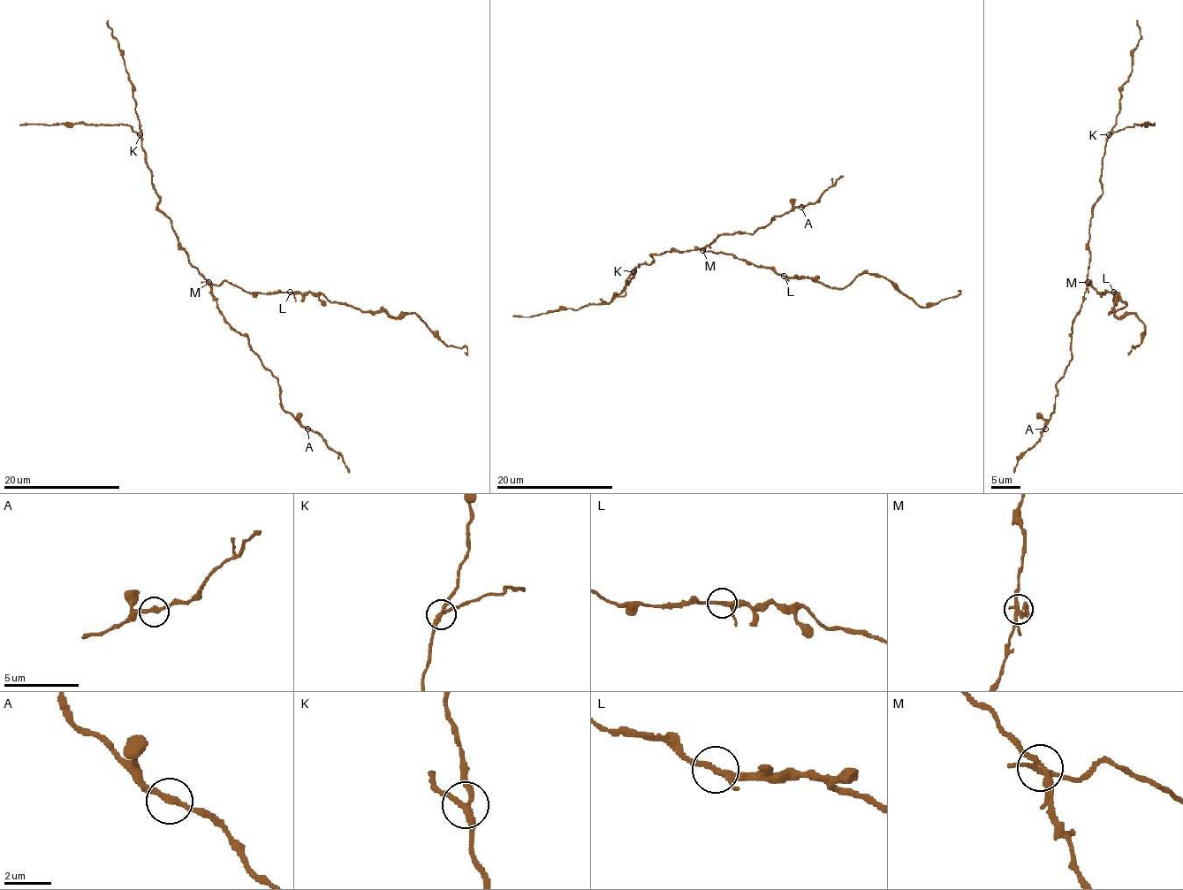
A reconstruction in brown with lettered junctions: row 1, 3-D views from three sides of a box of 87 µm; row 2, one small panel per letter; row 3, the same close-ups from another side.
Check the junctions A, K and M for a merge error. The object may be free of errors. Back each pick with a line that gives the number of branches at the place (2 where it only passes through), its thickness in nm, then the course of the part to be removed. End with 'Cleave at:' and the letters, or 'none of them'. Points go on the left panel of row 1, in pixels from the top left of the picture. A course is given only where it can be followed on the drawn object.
M: 4 | 240 nm | (208, 282), (227, 280), (262, 293), (314, 292), (397, 316), (413, 313), (449, 346), (465, 346), (466, 354)
Cleave at: M

